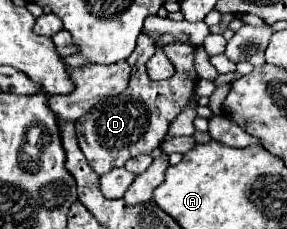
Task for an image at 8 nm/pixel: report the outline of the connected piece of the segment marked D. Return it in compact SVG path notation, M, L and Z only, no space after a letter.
M141 34L141 38L137 38L137 48L127 58L127 64L131 66L131 80L129 80L129 86L123 92L123 96L115 96L105 102L99 102L99 106L89 110L85 116L81 116L75 122L79 148L85 154L89 166L101 176L103 196L111 198L111 200L123 198L125 190L133 182L133 174L125 172L125 168L115 168L115 166L123 166L127 160L131 160L139 154L153 154L155 150L159 150L161 142L167 136L169 124L181 114L181 110L187 106L187 102L195 90L197 72L193 66L193 46L181 44L181 42L163 46L165 56L175 66L175 74L171 78L159 80L159 82L151 80L145 70L145 64L155 54L155 50L157 50L157 44L153 42L153 38Z

